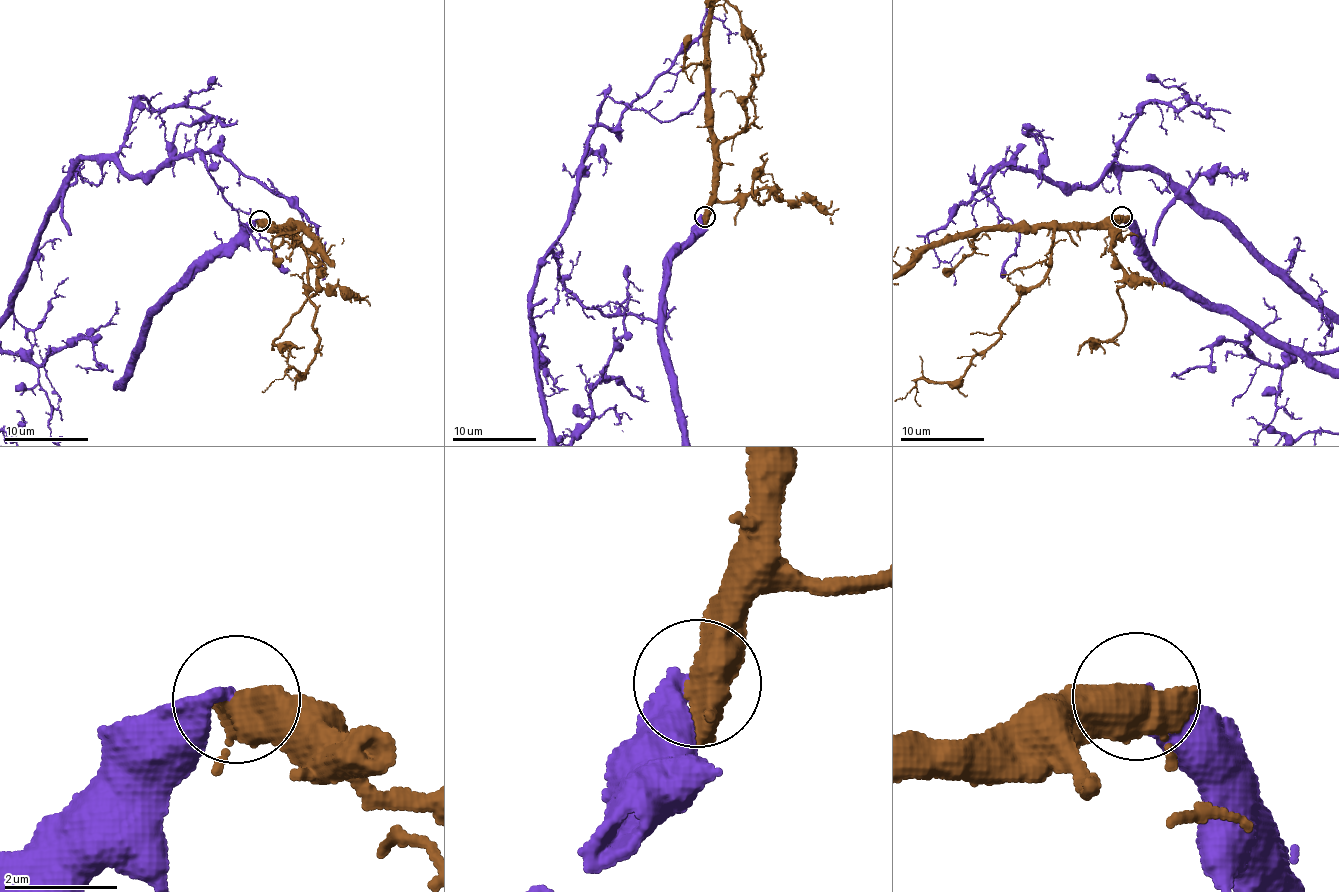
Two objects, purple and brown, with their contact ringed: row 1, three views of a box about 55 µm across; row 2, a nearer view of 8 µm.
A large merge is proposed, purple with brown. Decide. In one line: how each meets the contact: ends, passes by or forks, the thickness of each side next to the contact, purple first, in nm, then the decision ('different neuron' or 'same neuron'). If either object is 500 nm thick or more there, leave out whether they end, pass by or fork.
calibres 420 and 550 nm; different neuron

